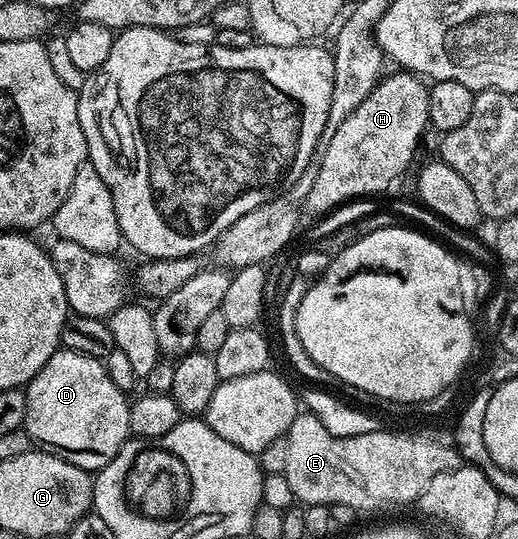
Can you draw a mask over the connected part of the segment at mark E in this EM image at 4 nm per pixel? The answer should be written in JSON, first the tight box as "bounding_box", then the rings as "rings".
{"bounding_box":[283,410,461,510],"rings":[[[306,410],[300,411],[299,415],[296,416],[295,421],[289,426],[286,438],[289,442],[289,454],[285,458],[283,475],[286,476],[289,486],[293,486],[293,494],[296,501],[303,506],[310,506],[312,504],[326,504],[328,506],[340,504],[341,506],[353,506],[356,510],[363,510],[363,508],[383,508],[386,504],[407,504],[410,500],[412,503],[418,501],[419,496],[425,490],[425,486],[429,486],[429,482],[433,482],[433,478],[437,478],[437,474],[449,472],[453,468],[460,467],[461,464],[461,453],[458,448],[435,447],[435,443],[430,444],[420,439],[404,439],[401,433],[398,437],[394,437],[387,430],[380,430],[369,434],[357,434],[351,437],[335,437],[318,421],[314,414]]]}

